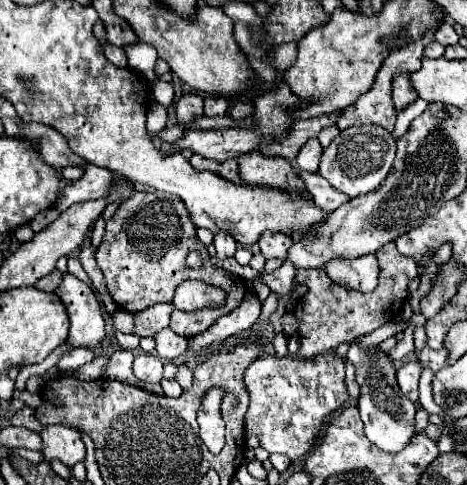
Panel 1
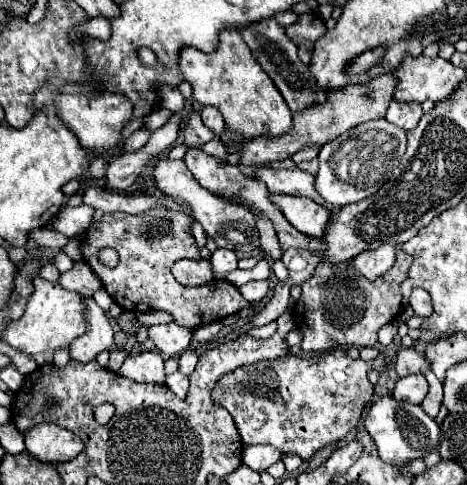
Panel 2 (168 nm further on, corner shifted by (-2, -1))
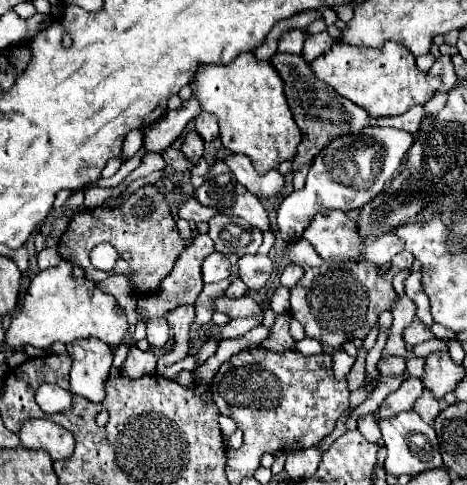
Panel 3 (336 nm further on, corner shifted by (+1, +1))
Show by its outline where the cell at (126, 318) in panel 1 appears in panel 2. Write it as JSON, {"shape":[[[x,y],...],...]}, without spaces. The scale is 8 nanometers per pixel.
{"shape":[[[172,322],[166,326],[150,326],[148,338],[156,344],[160,354],[164,354],[166,358],[178,358],[184,350],[188,350],[192,332],[186,328],[180,328]]]}

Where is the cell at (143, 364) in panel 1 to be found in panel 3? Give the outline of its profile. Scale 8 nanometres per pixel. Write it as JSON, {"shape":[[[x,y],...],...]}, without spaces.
{"shape":[[[137,346],[129,348],[129,356],[121,368],[121,374],[127,378],[141,378],[153,374],[157,366],[157,356],[153,352],[143,352]]]}

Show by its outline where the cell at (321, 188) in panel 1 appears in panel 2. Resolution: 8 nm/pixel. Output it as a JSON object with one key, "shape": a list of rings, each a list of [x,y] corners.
{"shape":[[[258,168],[256,178],[262,180],[270,192],[292,194],[292,196],[308,196],[318,204],[324,204],[324,198],[316,194],[316,178],[310,172],[300,168],[294,170],[274,170],[274,168]]]}

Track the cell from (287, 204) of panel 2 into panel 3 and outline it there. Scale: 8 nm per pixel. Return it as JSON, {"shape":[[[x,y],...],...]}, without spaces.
{"shape":[[[341,210],[317,214],[303,238],[311,242],[323,260],[333,262],[361,260],[361,250],[365,250],[365,240],[357,234],[357,222]]]}

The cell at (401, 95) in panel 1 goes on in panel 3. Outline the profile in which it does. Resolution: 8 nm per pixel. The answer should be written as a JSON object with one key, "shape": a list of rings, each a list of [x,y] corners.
{"shape":[[[413,106],[409,112],[401,114],[401,116],[377,118],[375,124],[377,124],[377,126],[391,126],[391,128],[399,128],[399,130],[405,130],[405,132],[415,134],[415,132],[419,130],[419,122],[421,122],[423,114],[425,114],[423,106]]]}

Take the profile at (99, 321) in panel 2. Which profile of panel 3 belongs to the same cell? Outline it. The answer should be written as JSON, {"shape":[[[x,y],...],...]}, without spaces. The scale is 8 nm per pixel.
{"shape":[[[91,338],[67,344],[67,352],[73,360],[69,374],[71,392],[99,404],[105,398],[105,382],[113,364],[111,348],[105,346],[105,342]]]}

